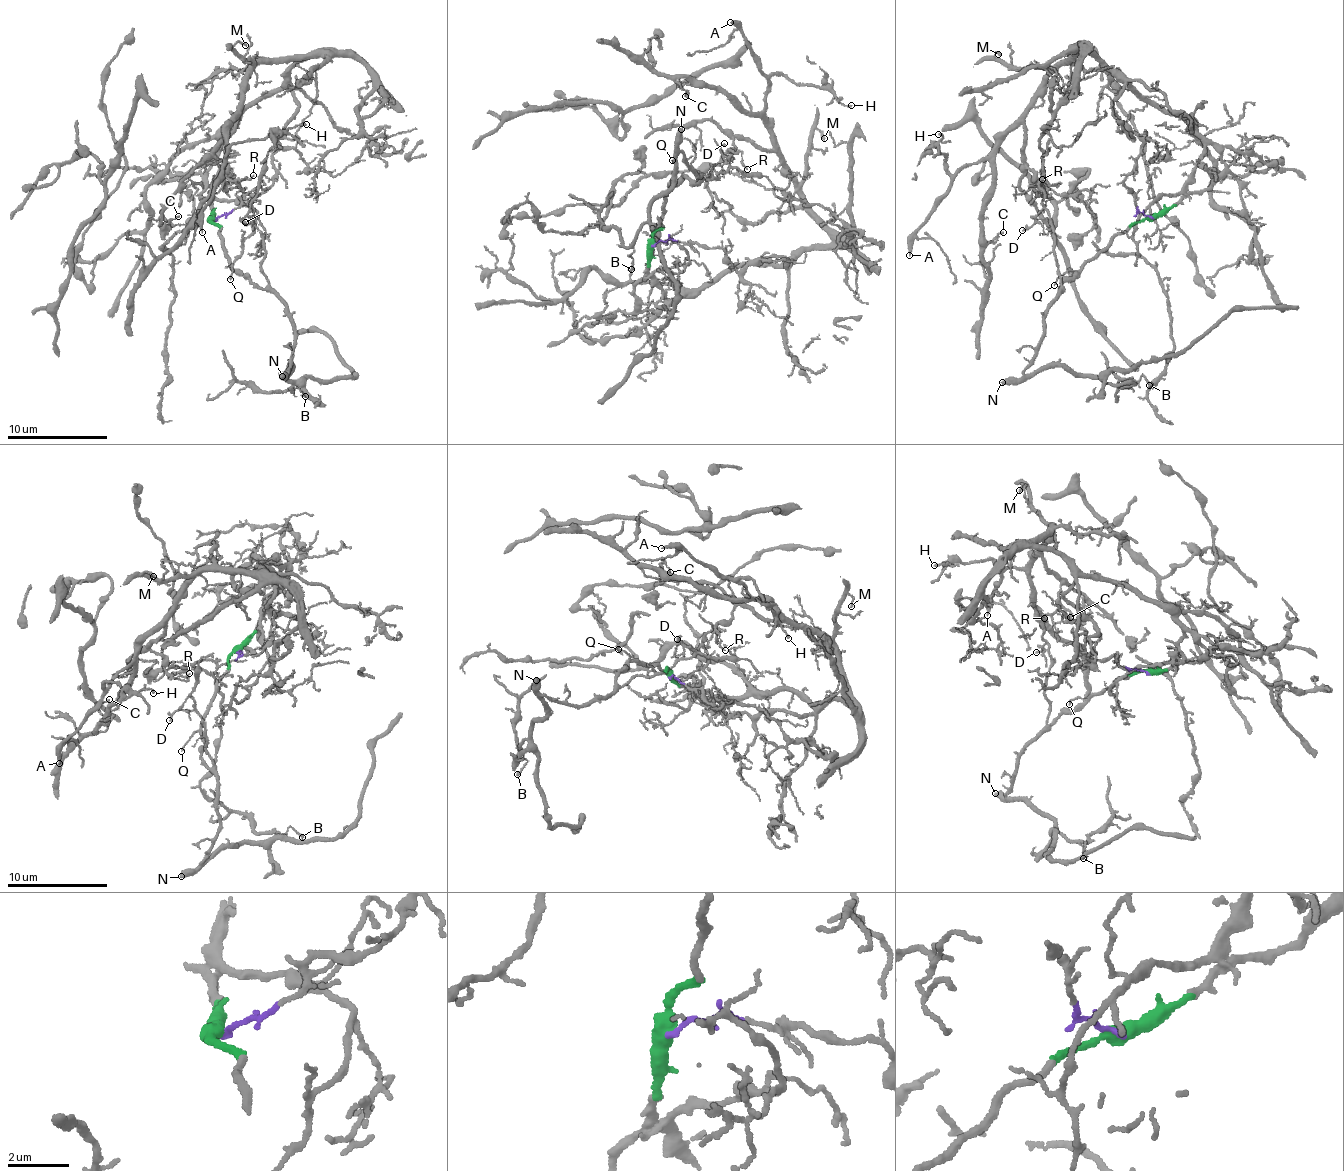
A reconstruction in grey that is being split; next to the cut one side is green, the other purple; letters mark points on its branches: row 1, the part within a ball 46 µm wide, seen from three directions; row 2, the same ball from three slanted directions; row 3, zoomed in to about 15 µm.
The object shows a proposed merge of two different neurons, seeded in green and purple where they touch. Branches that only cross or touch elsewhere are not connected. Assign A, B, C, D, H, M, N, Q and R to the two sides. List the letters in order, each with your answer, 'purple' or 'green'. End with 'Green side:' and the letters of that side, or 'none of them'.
A: purple
B: green
C: purple
D: green
H: purple
M: purple
N: green
Q: green
R: purple
Green side: B, D, N, Q

